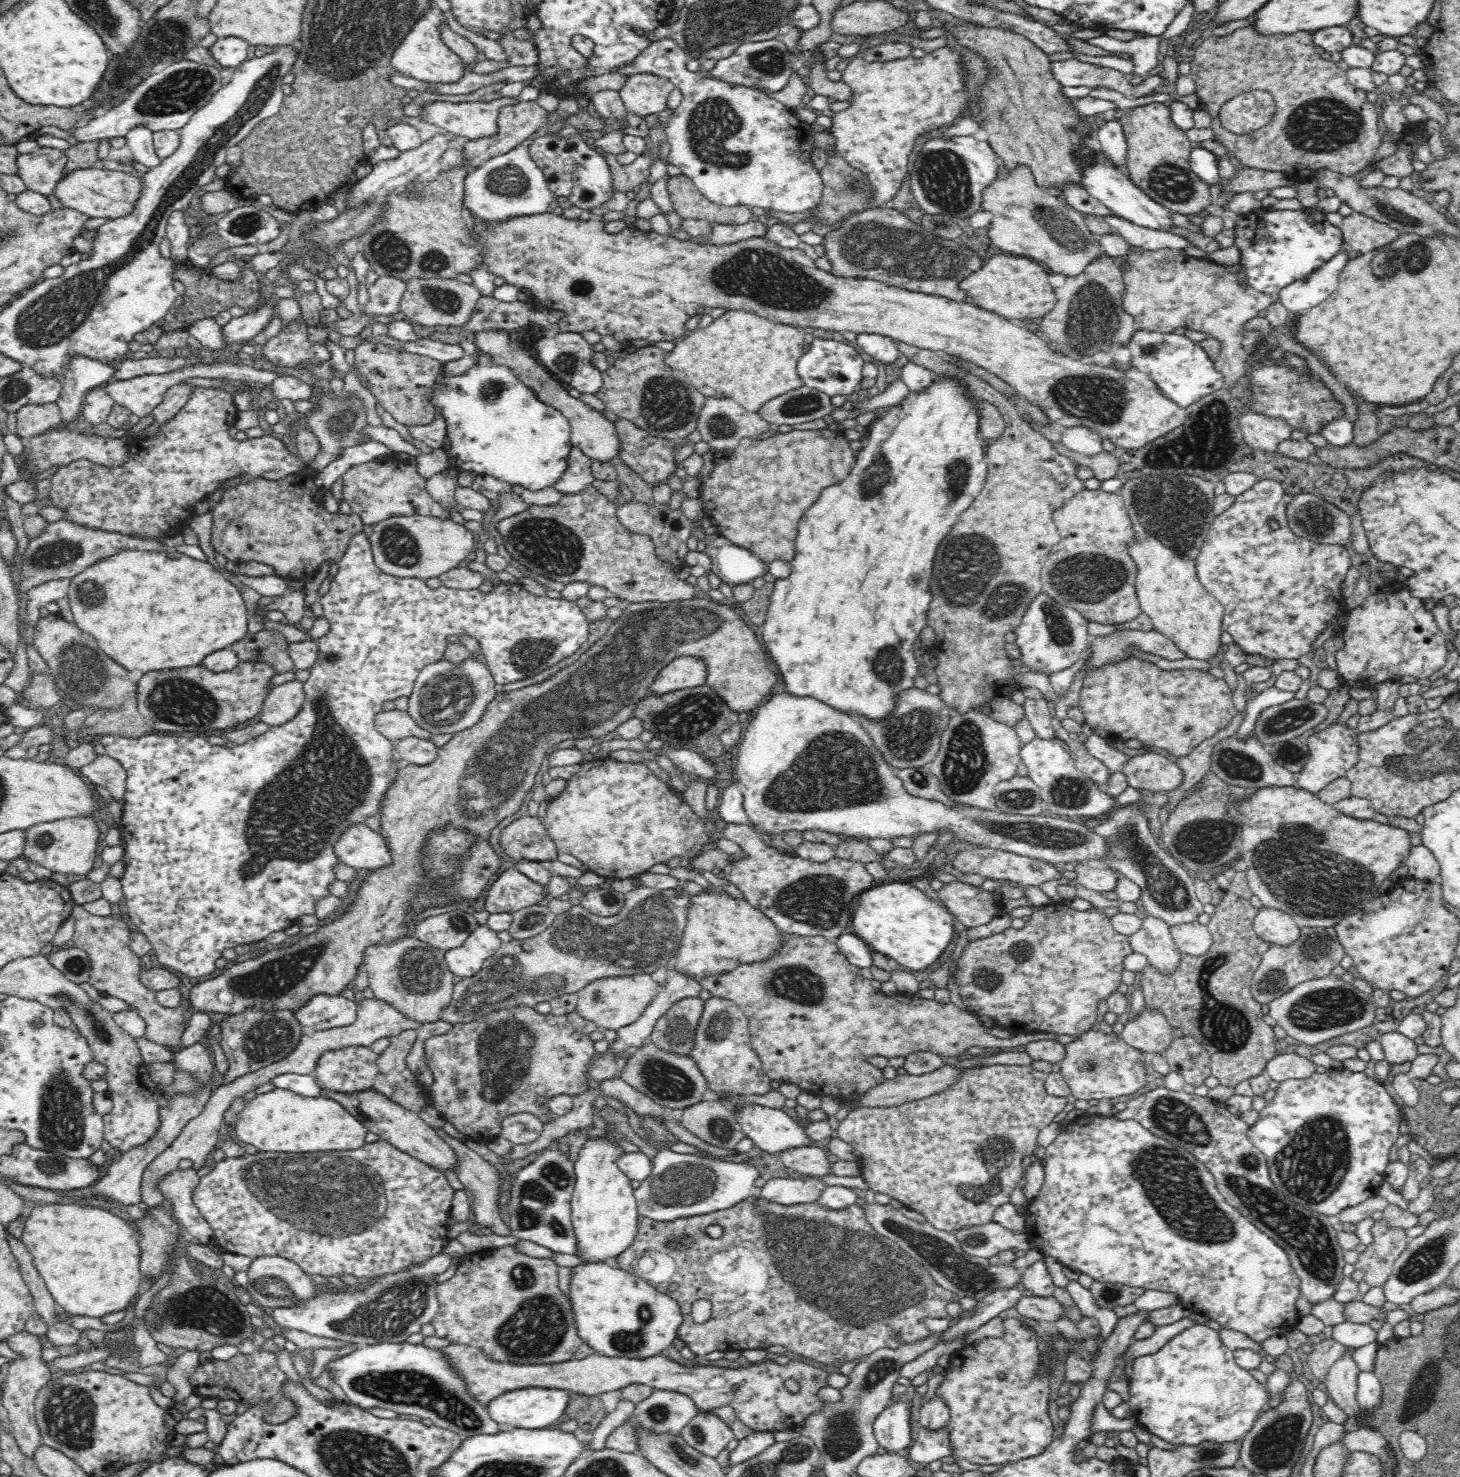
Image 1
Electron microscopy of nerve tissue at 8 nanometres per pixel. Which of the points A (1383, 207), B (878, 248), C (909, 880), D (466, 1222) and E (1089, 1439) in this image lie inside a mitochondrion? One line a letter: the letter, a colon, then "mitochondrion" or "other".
A: mitochondrion
B: mitochondrion
C: other
D: other
E: other

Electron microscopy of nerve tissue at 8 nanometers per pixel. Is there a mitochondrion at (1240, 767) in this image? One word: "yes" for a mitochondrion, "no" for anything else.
yes

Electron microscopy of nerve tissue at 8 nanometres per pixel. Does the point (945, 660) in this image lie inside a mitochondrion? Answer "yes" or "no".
no

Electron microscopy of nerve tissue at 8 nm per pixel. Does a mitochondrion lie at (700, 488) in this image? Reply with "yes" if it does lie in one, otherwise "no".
no

